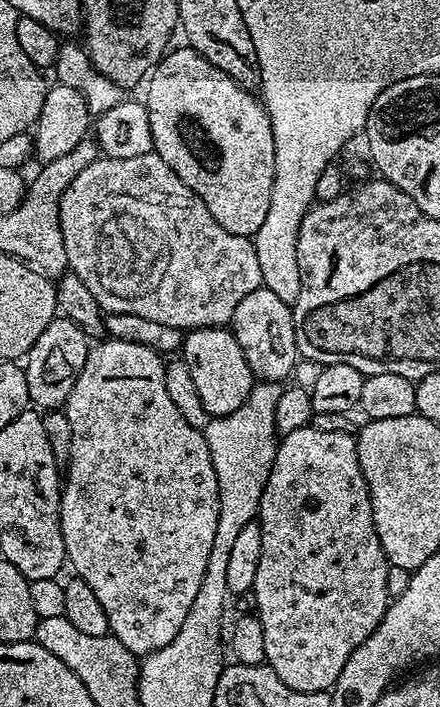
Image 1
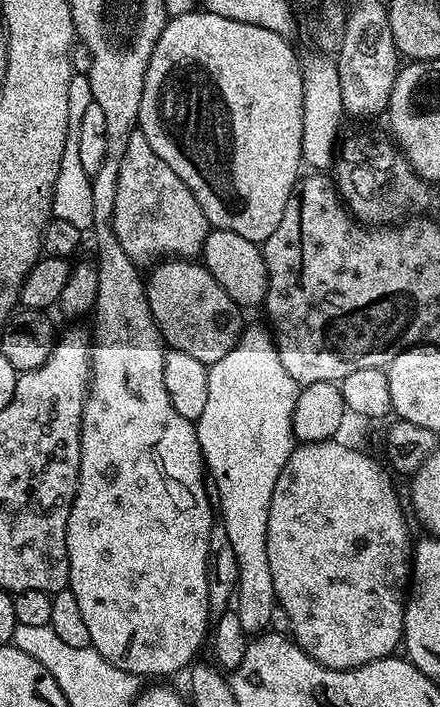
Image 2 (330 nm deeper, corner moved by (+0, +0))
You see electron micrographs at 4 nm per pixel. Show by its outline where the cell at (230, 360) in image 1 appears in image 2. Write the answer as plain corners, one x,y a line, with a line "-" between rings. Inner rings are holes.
164,258
153,268
156,269
146,276
148,301
165,345
182,350
182,354
191,354
209,366
218,362
218,358
226,358
242,331
242,312
230,294
195,259

